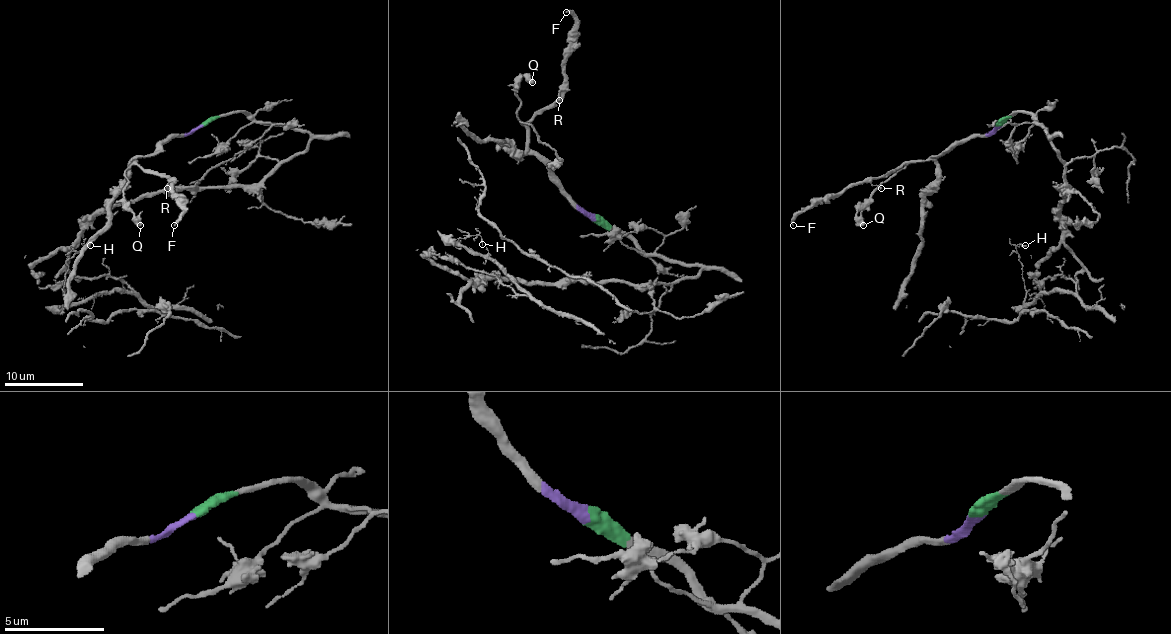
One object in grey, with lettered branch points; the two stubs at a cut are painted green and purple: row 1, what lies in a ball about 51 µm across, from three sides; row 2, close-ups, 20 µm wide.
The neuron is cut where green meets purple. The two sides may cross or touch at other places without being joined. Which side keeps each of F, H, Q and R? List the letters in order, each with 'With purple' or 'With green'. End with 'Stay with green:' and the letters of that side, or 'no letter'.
F: With purple
H: With green
Q: With purple
R: With purple
Stay with green: H

